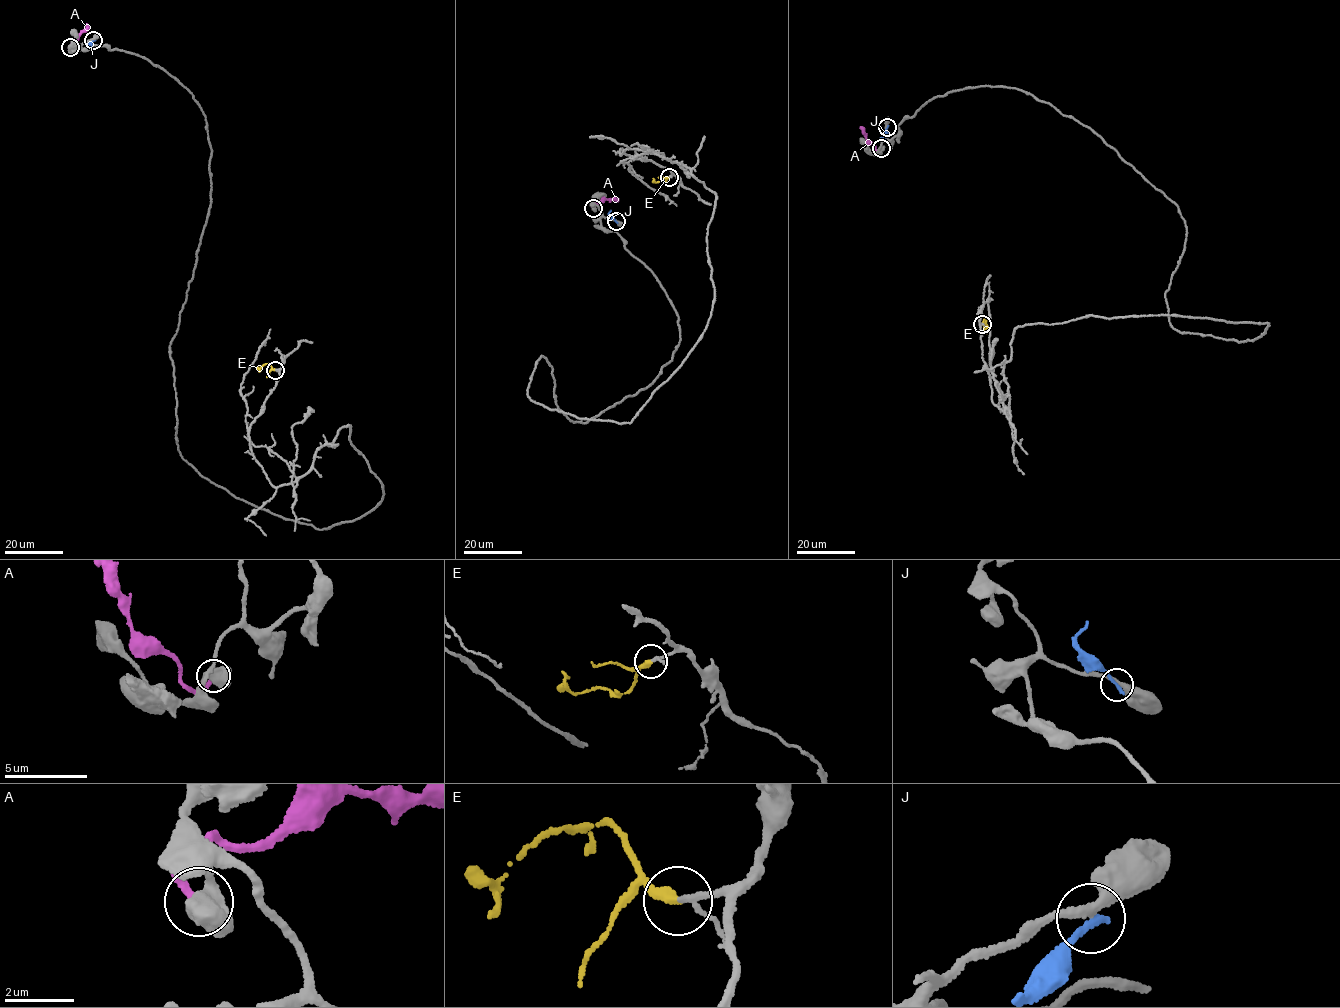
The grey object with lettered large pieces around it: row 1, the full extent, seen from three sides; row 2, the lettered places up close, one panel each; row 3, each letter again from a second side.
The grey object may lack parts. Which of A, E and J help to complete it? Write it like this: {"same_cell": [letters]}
{"same_cell": ["E"]}

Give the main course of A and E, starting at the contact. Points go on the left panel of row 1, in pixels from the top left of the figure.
A: (70, 47), (86, 23)
E: (275, 370), (268, 363), (262, 365), (259, 372)

